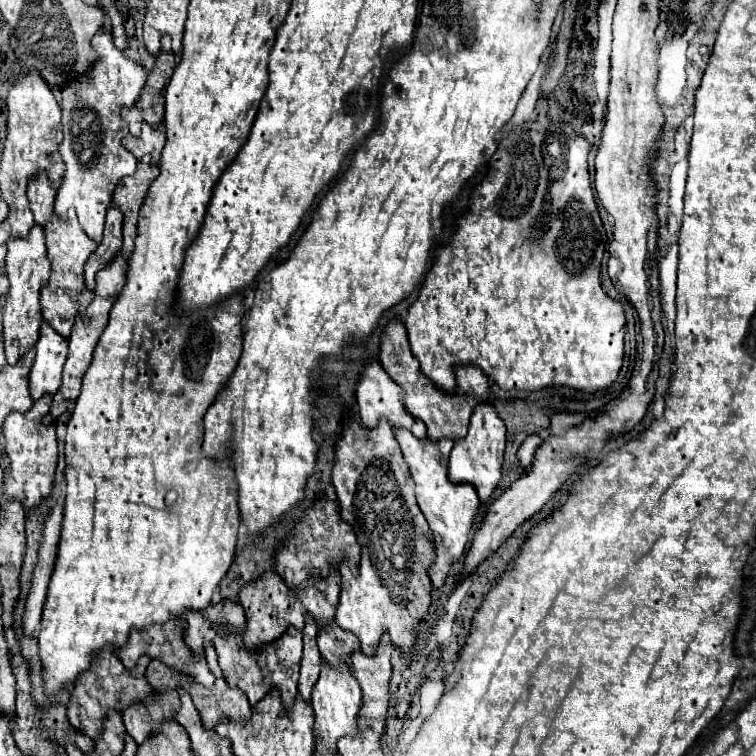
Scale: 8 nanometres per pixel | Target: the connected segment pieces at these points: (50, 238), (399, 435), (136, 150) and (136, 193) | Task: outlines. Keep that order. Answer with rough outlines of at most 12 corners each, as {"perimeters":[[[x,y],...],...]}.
{"perimeters":[[[45,174],[29,182],[29,208],[51,262],[43,318],[65,340],[93,292],[83,266],[97,244],[73,208],[61,222]],[[395,428],[435,540],[429,578],[445,584],[479,508],[471,484],[449,482],[453,442]],[[143,126],[141,138],[131,134],[121,140],[125,148],[139,160],[151,156],[159,162],[165,132]],[[141,158],[121,180],[113,204],[123,212],[123,258],[137,236],[137,216],[159,168]]]}

